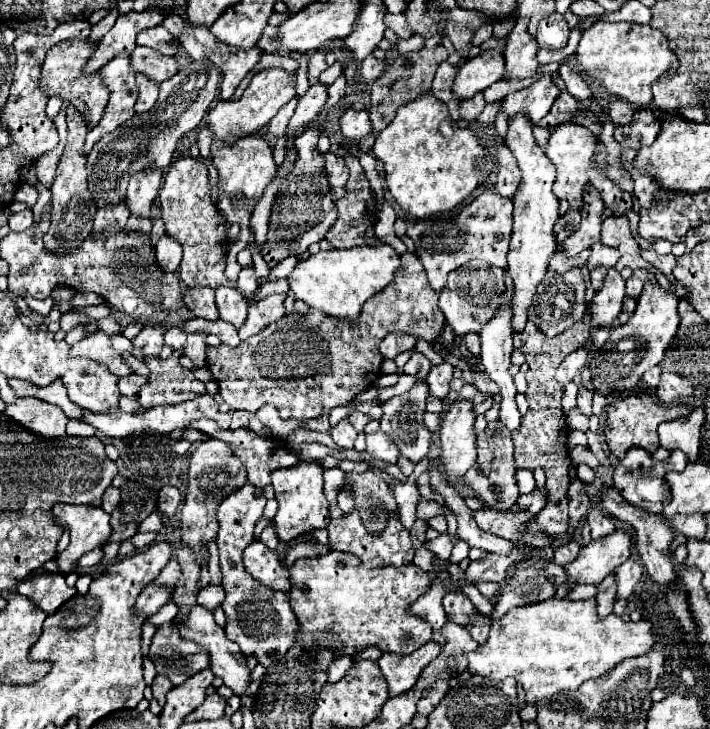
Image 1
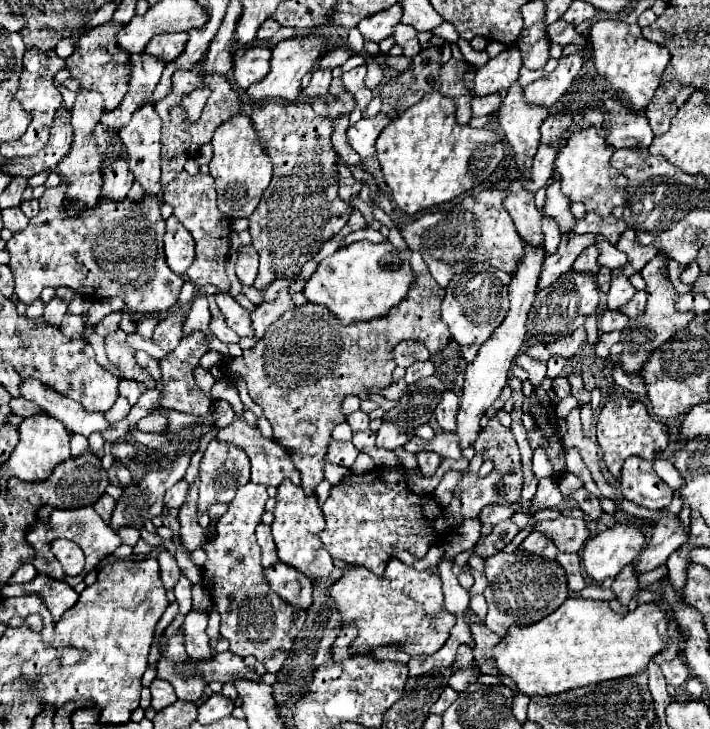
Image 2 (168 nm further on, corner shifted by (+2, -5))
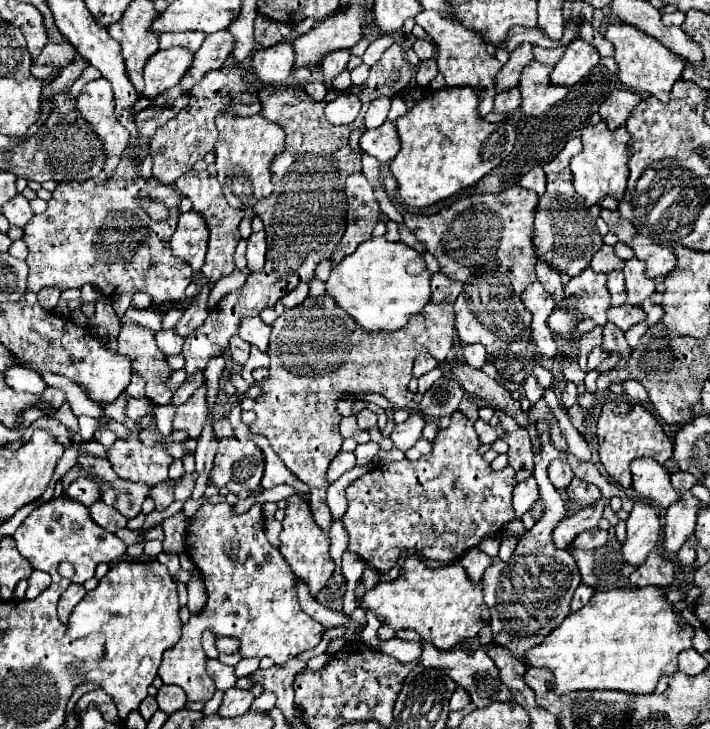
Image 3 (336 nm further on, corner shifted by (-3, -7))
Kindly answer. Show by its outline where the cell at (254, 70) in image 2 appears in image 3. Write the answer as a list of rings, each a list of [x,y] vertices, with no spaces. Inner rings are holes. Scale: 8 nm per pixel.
[[[279,43],[267,49],[257,49],[251,59],[251,69],[261,83],[285,83],[293,67],[293,47]]]

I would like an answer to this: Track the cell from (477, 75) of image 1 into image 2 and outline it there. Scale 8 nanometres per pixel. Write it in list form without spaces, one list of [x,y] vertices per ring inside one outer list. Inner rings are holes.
[[[504,49],[498,57],[490,59],[476,71],[474,91],[478,97],[506,91],[516,79],[522,67],[522,55],[518,49]]]

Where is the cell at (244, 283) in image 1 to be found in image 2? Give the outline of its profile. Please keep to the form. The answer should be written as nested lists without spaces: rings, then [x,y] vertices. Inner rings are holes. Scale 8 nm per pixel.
[[[244,245],[238,249],[238,261],[236,261],[236,275],[244,285],[252,285],[258,273],[258,253],[250,245]]]

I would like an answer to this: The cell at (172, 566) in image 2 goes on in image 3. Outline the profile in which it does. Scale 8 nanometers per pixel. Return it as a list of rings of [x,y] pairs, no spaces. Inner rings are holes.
[[[177,513],[163,521],[165,539],[163,539],[163,553],[179,555],[185,551],[185,515]]]

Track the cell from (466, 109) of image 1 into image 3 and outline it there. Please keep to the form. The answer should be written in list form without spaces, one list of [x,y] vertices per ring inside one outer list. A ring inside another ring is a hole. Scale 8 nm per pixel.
[[[515,87],[511,91],[505,91],[505,93],[495,95],[493,111],[495,113],[513,113],[519,105],[521,105],[521,95],[519,95],[519,89]]]

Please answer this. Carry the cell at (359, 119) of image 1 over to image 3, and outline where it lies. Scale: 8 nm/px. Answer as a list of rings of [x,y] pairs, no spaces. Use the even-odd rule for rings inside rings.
[[[385,121],[377,129],[367,129],[361,135],[361,149],[367,155],[375,157],[379,163],[389,163],[399,151],[395,125],[391,121]]]

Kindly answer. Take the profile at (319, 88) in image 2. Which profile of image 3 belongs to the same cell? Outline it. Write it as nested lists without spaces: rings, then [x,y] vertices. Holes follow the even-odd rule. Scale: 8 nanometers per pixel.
[[[341,49],[337,53],[329,53],[329,57],[325,57],[325,61],[321,63],[321,77],[325,83],[331,83],[339,73],[343,73],[347,69],[349,63],[349,51]]]

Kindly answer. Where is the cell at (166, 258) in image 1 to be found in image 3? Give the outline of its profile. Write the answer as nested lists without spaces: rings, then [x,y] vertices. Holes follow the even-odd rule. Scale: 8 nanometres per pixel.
[[[181,213],[179,225],[171,237],[171,251],[175,257],[187,261],[193,271],[199,271],[207,253],[209,231],[199,213]]]

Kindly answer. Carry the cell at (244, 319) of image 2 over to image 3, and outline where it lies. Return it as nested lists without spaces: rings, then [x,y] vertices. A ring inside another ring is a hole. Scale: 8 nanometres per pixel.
[[[243,317],[239,325],[239,337],[251,345],[257,345],[261,351],[267,351],[271,327],[261,321],[261,317]]]

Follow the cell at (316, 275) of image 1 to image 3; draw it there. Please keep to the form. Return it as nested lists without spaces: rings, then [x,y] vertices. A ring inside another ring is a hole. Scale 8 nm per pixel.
[[[373,237],[365,243],[361,243],[355,249],[355,253],[347,255],[341,261],[341,265],[333,267],[325,287],[327,287],[327,295],[335,299],[337,307],[345,309],[363,331],[397,331],[397,329],[405,327],[409,317],[417,315],[429,301],[429,297],[431,297],[429,279],[431,279],[431,273],[427,271],[423,257],[413,247],[409,247],[401,241],[391,243],[385,237]]]

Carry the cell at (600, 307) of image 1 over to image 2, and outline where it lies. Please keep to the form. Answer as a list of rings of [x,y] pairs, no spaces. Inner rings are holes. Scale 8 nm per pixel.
[[[616,269],[612,271],[612,283],[610,283],[610,291],[608,291],[608,309],[618,309],[622,305],[626,305],[632,295],[636,293],[636,289],[630,285],[628,277],[624,277],[622,269]]]

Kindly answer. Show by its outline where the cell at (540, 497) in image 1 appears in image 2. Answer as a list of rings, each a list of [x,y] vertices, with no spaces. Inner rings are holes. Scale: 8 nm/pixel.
[[[546,477],[546,479],[540,479],[536,497],[530,503],[534,507],[540,507],[540,509],[546,509],[546,507],[552,509],[552,507],[558,507],[560,501],[562,501],[562,493],[558,489],[558,479]]]

